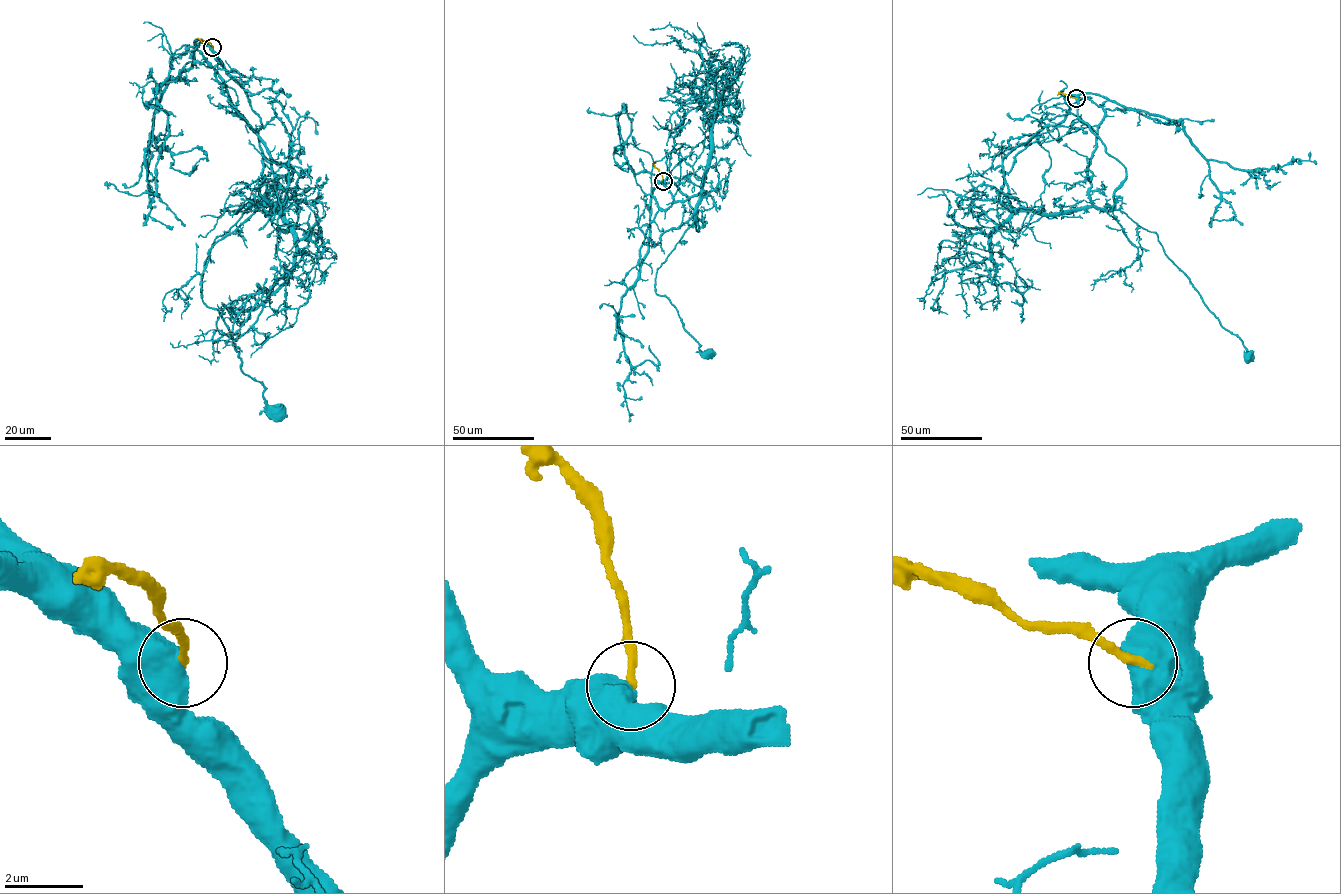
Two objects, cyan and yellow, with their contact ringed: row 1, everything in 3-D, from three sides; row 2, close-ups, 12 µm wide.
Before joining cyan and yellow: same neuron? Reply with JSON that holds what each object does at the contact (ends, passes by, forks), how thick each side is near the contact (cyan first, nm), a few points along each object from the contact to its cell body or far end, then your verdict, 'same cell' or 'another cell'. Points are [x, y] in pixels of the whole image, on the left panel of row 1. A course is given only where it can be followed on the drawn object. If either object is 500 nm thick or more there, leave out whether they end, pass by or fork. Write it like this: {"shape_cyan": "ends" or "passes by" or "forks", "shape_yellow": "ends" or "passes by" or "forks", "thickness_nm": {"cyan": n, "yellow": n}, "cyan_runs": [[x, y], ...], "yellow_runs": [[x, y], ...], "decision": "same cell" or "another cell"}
{"thickness_nm": {"cyan": 800, "yellow": 240}, "cyan_runs": [[212, 48], [260, 118], [263, 185], [215, 239], [201, 299], [275, 413]], "yellow_runs": [[212, 48], [210, 43], [200, 40], [202, 42]], "decision": "another cell"}

